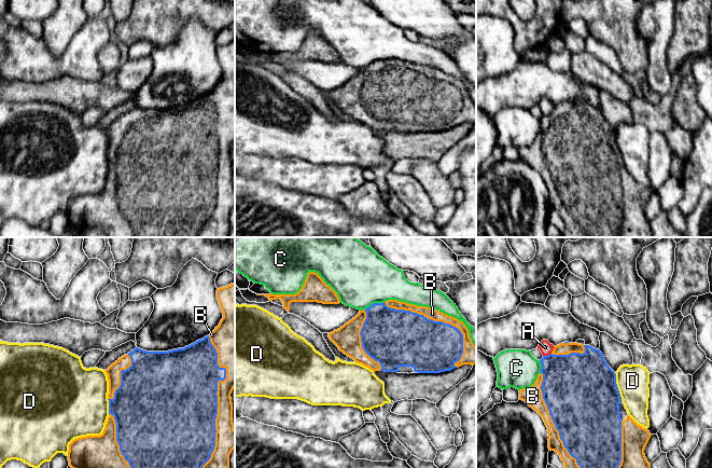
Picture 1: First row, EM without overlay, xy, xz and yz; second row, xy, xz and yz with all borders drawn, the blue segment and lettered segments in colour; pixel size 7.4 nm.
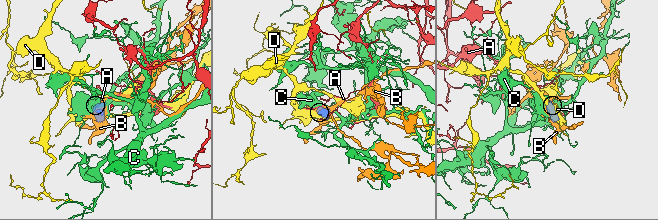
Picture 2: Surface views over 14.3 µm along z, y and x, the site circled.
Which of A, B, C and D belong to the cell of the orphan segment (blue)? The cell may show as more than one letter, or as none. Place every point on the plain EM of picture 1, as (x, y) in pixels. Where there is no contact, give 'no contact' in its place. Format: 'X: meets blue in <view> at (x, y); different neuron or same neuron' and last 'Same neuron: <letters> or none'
A: meets blue in yz at (546, 114); different neuron
B: meets blue in xy at (217, 162); same neuron
C: meets blue in xz at (374, 62); different neuron
D: meets blue in yz at (616, 145); different neuron
Same neuron: B

